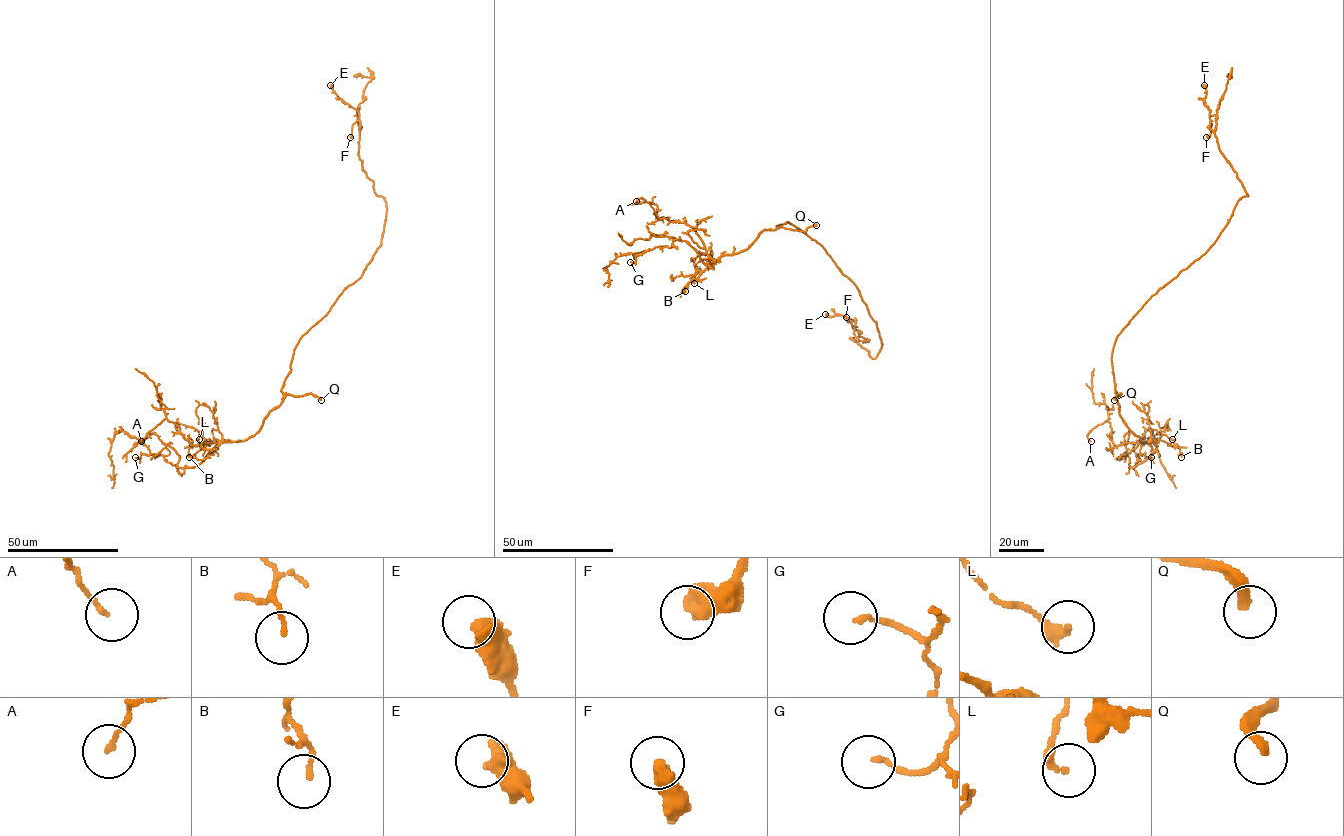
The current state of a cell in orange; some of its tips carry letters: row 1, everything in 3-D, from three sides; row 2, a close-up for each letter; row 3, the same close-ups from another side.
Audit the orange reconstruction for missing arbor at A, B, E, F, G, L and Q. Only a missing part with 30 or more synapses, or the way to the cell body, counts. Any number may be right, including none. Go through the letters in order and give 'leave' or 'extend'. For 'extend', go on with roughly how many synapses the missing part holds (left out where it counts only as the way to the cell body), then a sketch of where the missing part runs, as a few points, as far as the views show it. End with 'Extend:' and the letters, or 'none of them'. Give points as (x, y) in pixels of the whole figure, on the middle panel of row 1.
A: leave
B: leave
E: leave
F: leave
G: leave
L: leave
Q: extend | (816, 225), (834, 217)
Extend: Q

